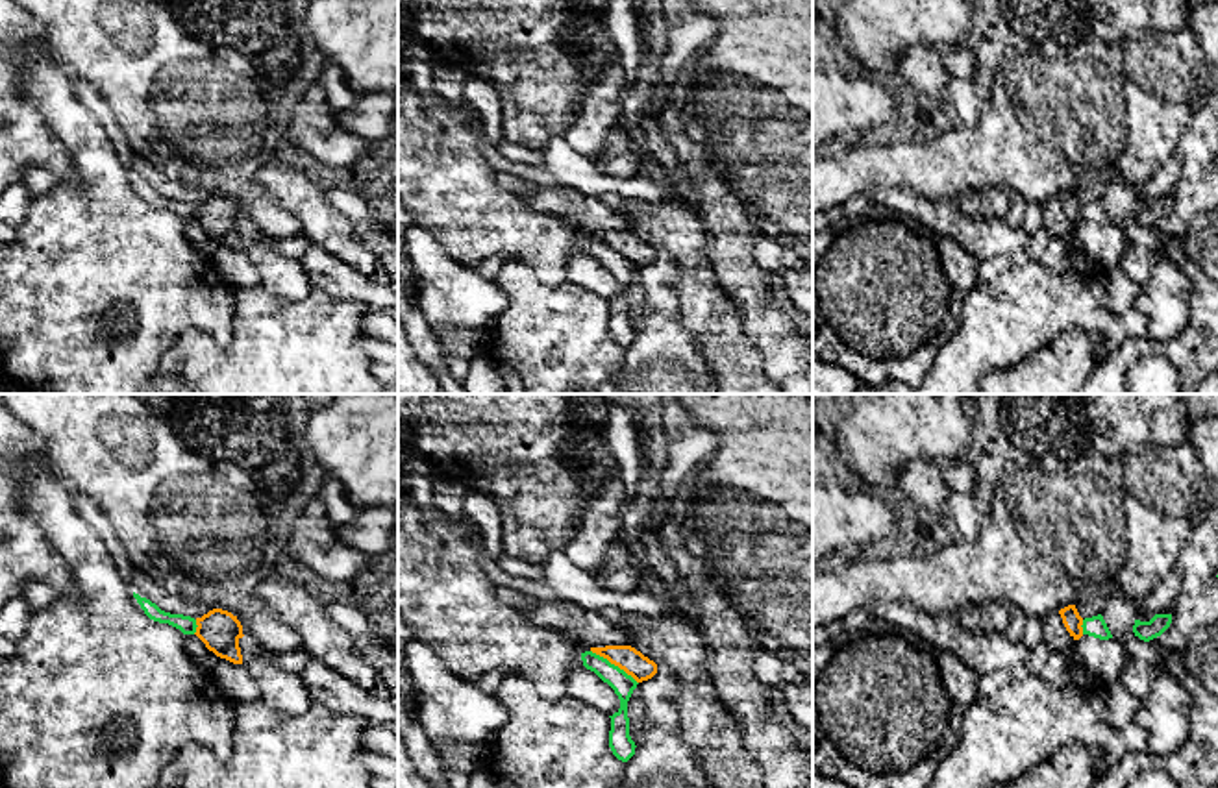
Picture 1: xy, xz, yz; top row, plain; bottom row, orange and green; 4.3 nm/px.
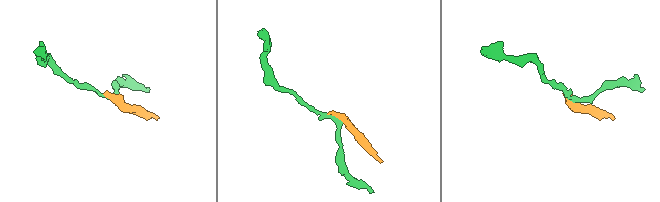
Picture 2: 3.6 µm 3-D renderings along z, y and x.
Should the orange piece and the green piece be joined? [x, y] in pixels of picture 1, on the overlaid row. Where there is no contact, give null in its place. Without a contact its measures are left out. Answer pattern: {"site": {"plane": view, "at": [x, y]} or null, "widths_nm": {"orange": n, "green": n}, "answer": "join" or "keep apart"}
{"site": {"plane": "xz", "at": [615, 664]}, "widths_nm": {"orange": 110, "green": 90}, "answer": "keep apart"}

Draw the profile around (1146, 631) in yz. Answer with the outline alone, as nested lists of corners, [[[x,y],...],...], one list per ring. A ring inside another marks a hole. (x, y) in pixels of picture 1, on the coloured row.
[[[1155,614],[1150,622],[1135,620],[1133,633],[1144,642],[1161,636],[1172,623],[1172,614]]]

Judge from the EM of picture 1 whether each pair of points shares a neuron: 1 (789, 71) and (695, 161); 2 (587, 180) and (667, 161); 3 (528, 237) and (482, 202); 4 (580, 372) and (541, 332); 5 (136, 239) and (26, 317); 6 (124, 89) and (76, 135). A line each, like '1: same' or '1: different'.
1: different
2: same
3: same
4: same
5: same
6: different

